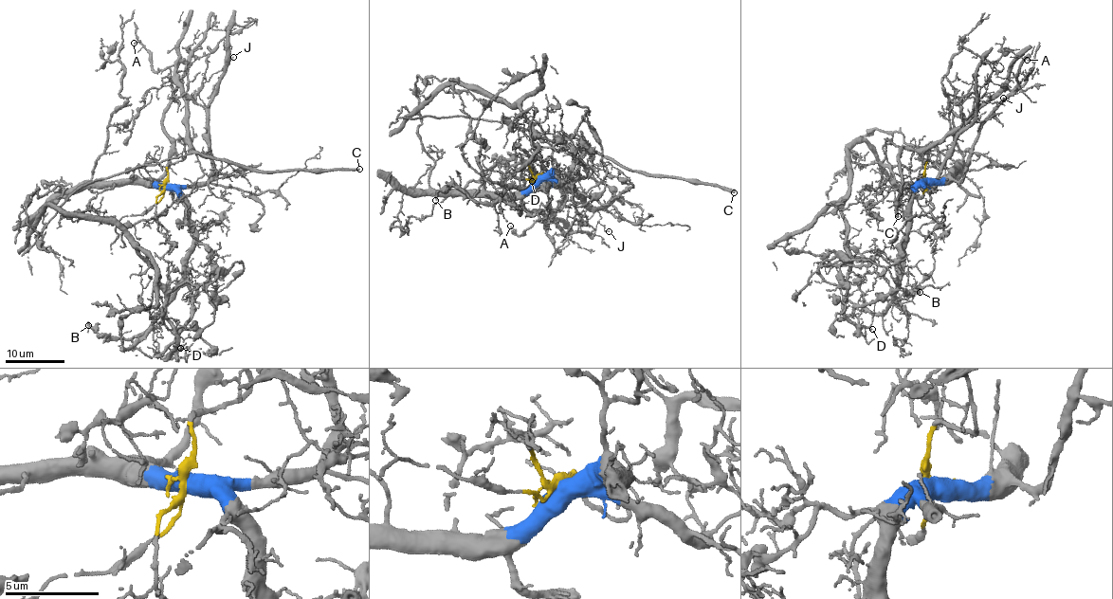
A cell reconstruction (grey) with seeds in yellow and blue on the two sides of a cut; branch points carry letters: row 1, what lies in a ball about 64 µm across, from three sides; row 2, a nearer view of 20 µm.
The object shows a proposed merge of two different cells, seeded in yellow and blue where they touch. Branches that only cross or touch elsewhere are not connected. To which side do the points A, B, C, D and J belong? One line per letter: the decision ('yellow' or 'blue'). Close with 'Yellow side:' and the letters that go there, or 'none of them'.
A: yellow
B: blue
C: yellow
D: blue
J: yellow
Yellow side: A, C, J

